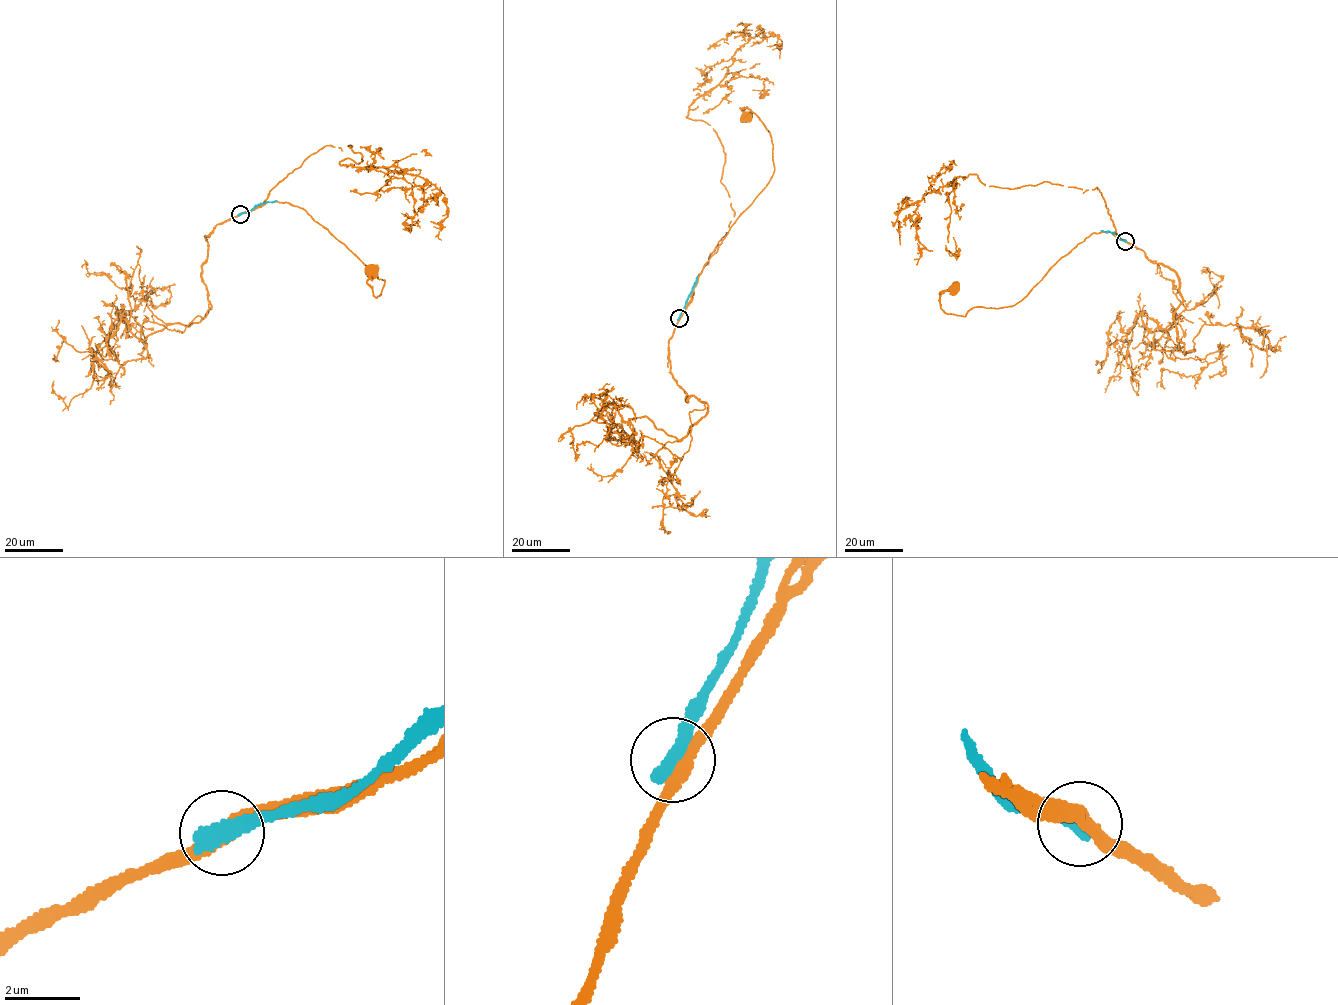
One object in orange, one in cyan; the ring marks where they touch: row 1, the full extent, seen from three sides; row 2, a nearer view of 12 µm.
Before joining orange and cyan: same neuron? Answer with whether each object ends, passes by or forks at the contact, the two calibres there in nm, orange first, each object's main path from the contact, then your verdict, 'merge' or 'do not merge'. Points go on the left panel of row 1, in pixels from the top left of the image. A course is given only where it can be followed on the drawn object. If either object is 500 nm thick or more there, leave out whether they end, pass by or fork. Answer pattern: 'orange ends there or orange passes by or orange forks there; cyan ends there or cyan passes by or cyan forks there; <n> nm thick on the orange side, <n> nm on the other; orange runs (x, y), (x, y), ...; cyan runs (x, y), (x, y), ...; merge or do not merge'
orange passes by; cyan ends there; 280 nm thick on the orange side, 400 nm on the other; orange runs (240, 214), (268, 202), (297, 206), (348, 248), (378, 278), (385, 281), (376, 298), (367, 281), (371, 270); cyan runs (239, 214), (267, 201), (276, 200); do not merge

